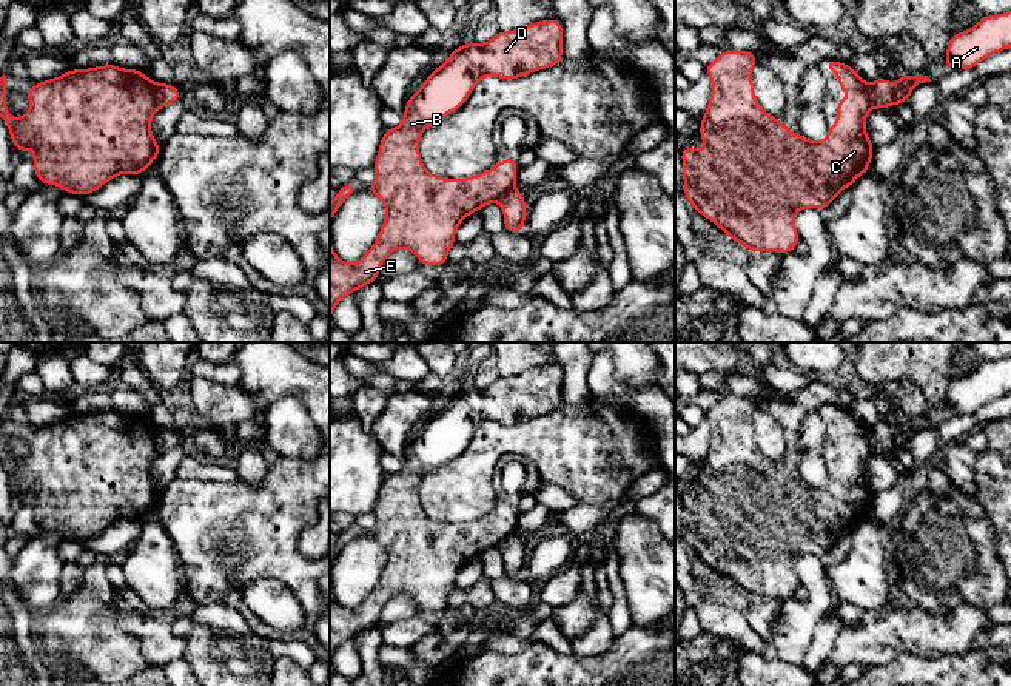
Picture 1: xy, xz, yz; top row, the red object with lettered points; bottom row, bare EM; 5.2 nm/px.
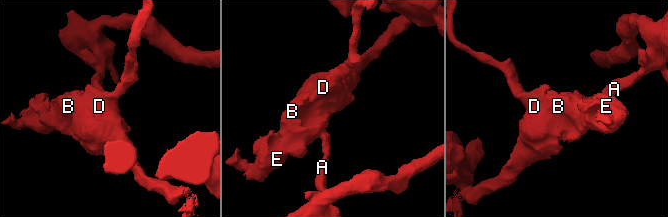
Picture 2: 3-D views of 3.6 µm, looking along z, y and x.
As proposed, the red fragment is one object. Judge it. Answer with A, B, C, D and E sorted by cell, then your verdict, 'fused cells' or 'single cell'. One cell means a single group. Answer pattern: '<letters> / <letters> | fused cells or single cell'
A / B C D E | fused cells

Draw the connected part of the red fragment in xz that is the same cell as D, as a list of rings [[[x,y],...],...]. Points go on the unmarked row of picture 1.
[[[558,364],[541,365],[515,376],[499,376],[487,388],[473,385],[458,392],[439,413],[427,421],[418,438],[408,441],[402,469],[384,476],[373,509],[376,524],[368,536],[379,543],[387,553],[375,589],[358,607],[348,609],[334,600],[330,584],[330,666],[333,666],[334,652],[341,644],[378,626],[382,607],[398,594],[408,594],[421,610],[445,610],[447,598],[456,589],[455,577],[461,567],[470,558],[499,546],[516,529],[518,518],[512,515],[519,515],[518,503],[507,503],[489,516],[459,526],[430,520],[421,506],[421,479],[447,459],[458,456],[481,424],[495,421],[502,425],[515,425],[559,407],[563,407],[563,368]]]

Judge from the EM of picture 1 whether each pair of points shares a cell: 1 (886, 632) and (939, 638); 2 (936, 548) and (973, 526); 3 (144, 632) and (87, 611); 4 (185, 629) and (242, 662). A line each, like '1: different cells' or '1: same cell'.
1: same cell
2: same cell
3: different cells
4: same cell

